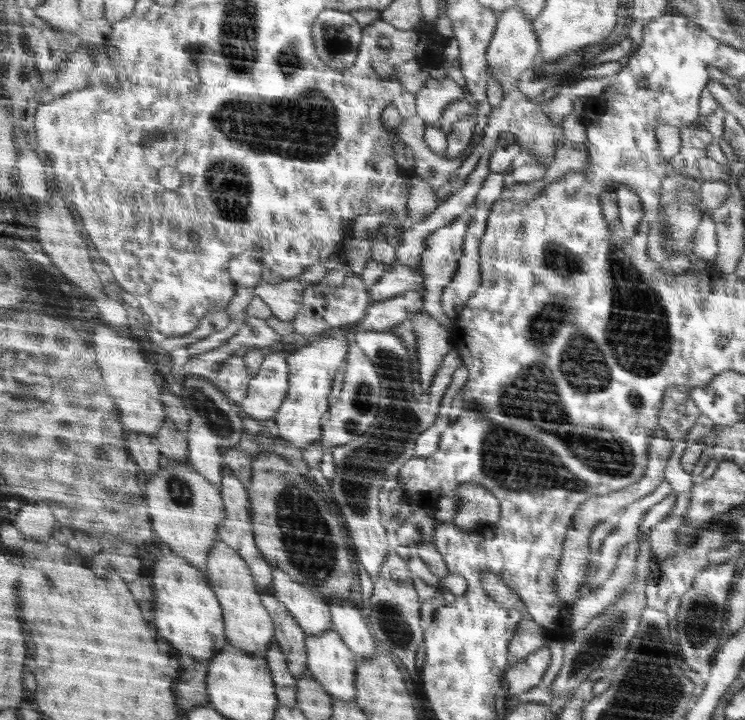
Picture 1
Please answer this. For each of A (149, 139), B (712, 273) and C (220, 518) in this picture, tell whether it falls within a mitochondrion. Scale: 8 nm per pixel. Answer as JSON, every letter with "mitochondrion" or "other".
{"A":"mitochondrion","B":"other","C":"other"}

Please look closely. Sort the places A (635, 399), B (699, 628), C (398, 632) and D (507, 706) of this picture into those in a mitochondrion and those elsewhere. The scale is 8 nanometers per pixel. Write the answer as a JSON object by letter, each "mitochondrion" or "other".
{"A":"mitochondrion","B":"mitochondrion","C":"mitochondrion","D":"other"}

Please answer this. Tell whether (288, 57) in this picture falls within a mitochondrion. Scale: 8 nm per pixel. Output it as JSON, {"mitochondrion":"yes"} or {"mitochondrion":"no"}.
{"mitochondrion":"yes"}

